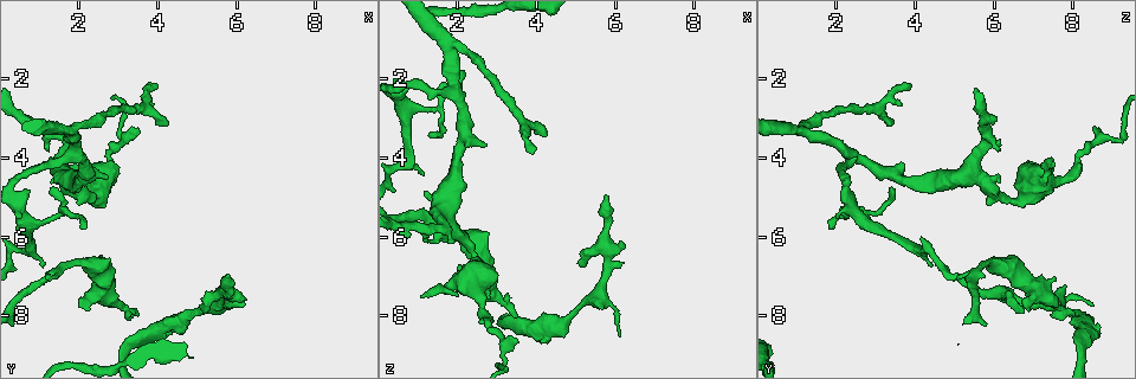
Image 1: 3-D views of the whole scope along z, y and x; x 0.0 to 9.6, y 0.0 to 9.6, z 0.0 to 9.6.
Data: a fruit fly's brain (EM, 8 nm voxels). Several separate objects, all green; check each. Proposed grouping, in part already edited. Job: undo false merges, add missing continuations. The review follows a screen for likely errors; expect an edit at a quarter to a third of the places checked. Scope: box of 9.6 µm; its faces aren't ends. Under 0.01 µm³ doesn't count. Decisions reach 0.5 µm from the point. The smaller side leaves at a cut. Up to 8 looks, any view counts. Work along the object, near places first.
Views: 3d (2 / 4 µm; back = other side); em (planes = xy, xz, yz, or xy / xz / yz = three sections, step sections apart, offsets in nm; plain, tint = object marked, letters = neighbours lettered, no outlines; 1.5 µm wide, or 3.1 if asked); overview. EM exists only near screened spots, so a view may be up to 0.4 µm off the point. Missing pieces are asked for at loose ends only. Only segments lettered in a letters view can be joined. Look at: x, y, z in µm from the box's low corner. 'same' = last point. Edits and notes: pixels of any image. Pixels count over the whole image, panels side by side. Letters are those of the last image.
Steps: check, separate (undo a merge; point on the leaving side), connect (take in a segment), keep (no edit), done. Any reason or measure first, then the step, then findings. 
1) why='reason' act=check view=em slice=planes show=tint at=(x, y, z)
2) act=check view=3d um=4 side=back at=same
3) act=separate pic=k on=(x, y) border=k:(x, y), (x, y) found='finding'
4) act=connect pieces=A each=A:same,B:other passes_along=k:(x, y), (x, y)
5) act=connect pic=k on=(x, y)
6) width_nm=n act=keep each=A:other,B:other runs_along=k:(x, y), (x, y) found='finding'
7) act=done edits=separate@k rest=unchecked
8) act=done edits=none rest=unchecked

why='an open end' act=check view=em slice=xz step=4 show=tint at=(2.00, 7.60, 6.70)

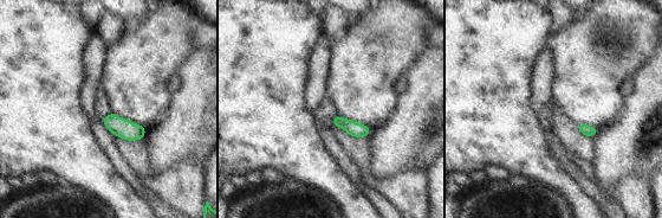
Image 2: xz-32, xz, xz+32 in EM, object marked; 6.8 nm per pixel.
why='another direction' act=check view=em slice=planes show=letters at=same

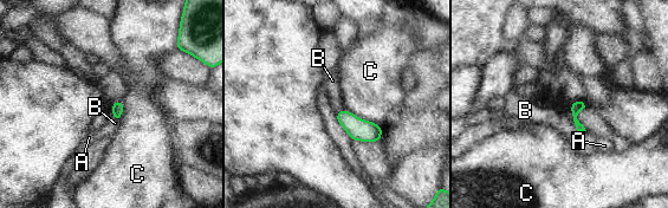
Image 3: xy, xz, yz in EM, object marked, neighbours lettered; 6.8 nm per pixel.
longest_contact=C:280nm act=keep each=A:other,B:other,C:other border=3:(571, 122), (577, 130) found='no lettered segment goes on from it'

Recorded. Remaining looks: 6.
why='an open end' act=check view=3d um=4 at=(4.30, 3.10, 3.35)

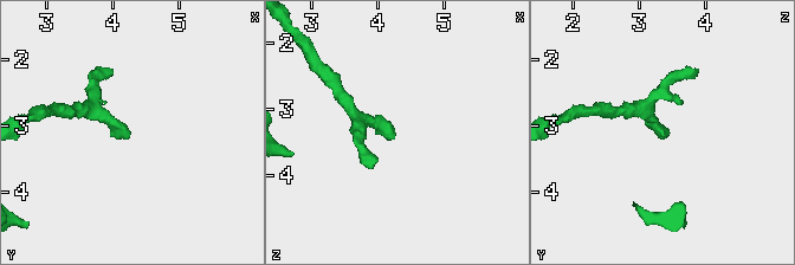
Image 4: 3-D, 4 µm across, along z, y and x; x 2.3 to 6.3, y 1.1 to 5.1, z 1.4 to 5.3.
why='now the EM' act=check view=em slice=planes show=tint at=(4.30, 3.05, 3.40)

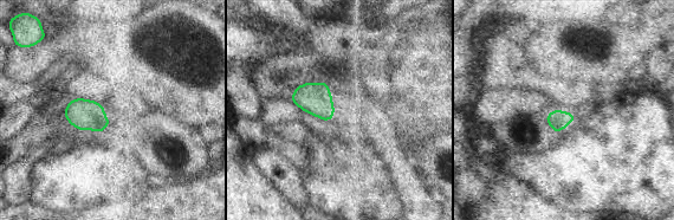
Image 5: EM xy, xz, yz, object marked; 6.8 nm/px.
act=check view=em slice=planes show=letters at=same

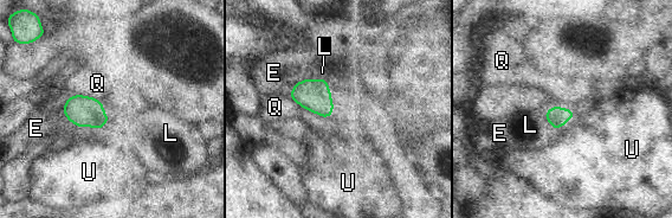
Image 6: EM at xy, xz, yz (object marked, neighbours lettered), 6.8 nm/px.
width_nm=140 act=keep each=E:other,L:other,Q:other,U:other border=6:(101, 101), (71, 95), (60, 110) found='none of them fits'

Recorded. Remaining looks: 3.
why='an open end' act=check view=3d um=4 at=(1.10, 4.10, 7.40)

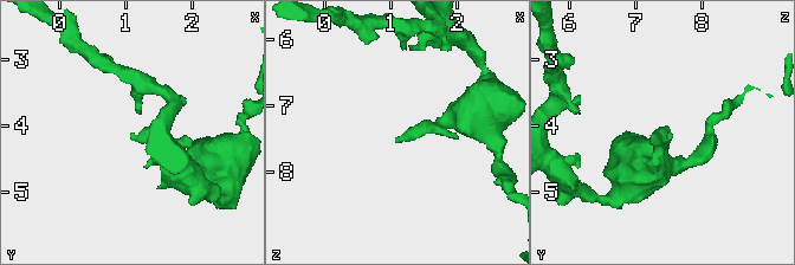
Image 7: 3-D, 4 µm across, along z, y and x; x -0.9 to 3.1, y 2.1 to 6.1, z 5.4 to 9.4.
why='now the EM' act=check view=em slice=xy step=8 show=letters at=(1.05, 4.15, 7.45)

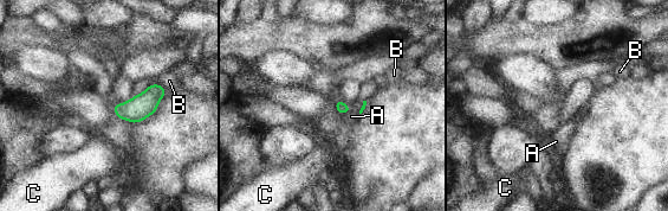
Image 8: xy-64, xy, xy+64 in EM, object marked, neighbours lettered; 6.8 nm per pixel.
act=keep each=A:other,B:other,C:other border=8:(351, 106), (341, 116) found='none of them fits'

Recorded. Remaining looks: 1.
act=done edits=none rest=unchecked

